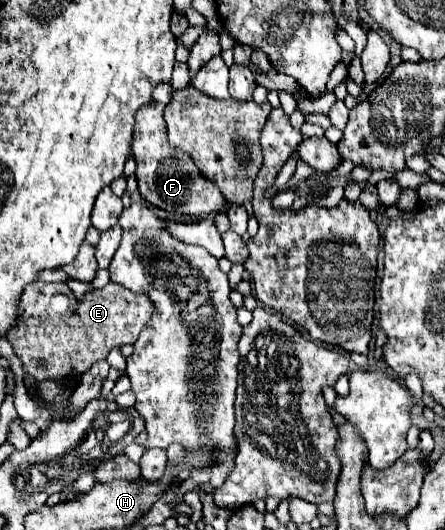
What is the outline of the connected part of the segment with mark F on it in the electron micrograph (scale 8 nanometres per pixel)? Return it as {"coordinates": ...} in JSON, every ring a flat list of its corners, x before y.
{"coordinates":[[151,101,143,105,135,115,135,133,133,133,133,155,137,161,137,181,139,193,151,205,177,213,177,215,195,215,205,217,209,213,225,211,225,195,213,185,207,177,201,175,193,159,171,147,167,141,167,127,163,121,163,109,157,109,157,103]]}

